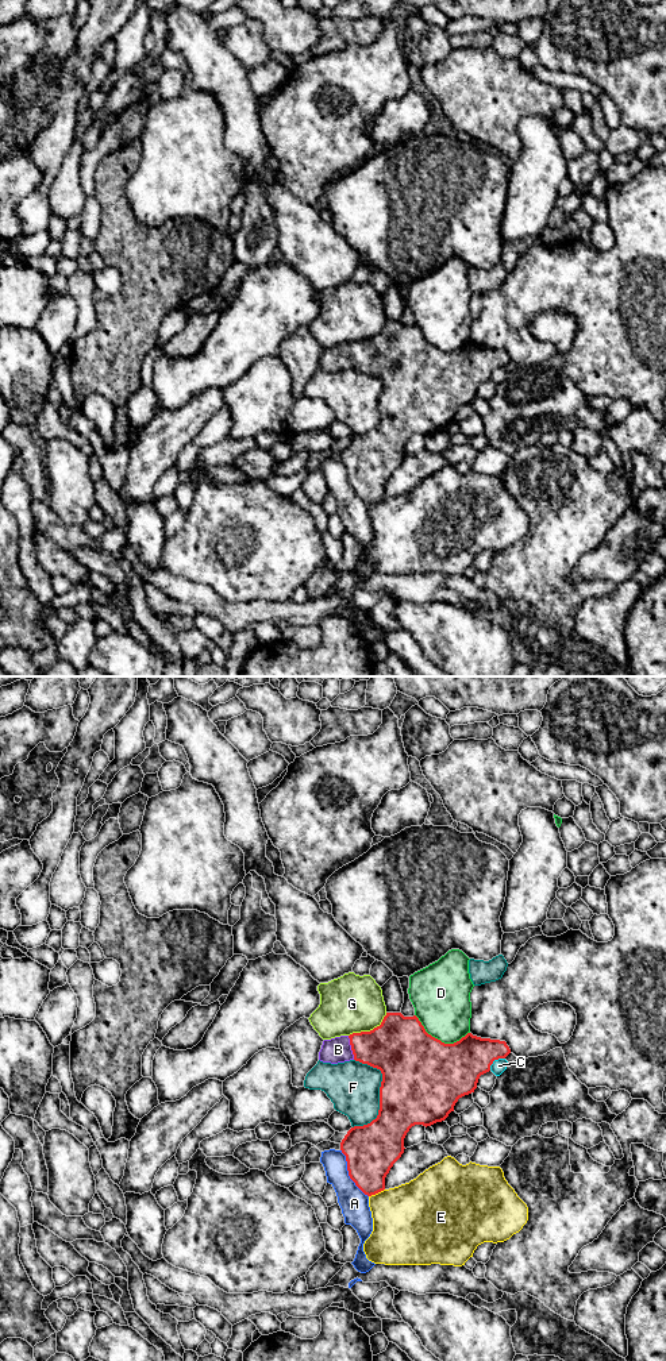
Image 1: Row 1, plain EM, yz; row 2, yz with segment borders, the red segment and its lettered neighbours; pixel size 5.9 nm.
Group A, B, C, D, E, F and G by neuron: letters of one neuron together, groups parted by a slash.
A / B / C / D / E / F / G

